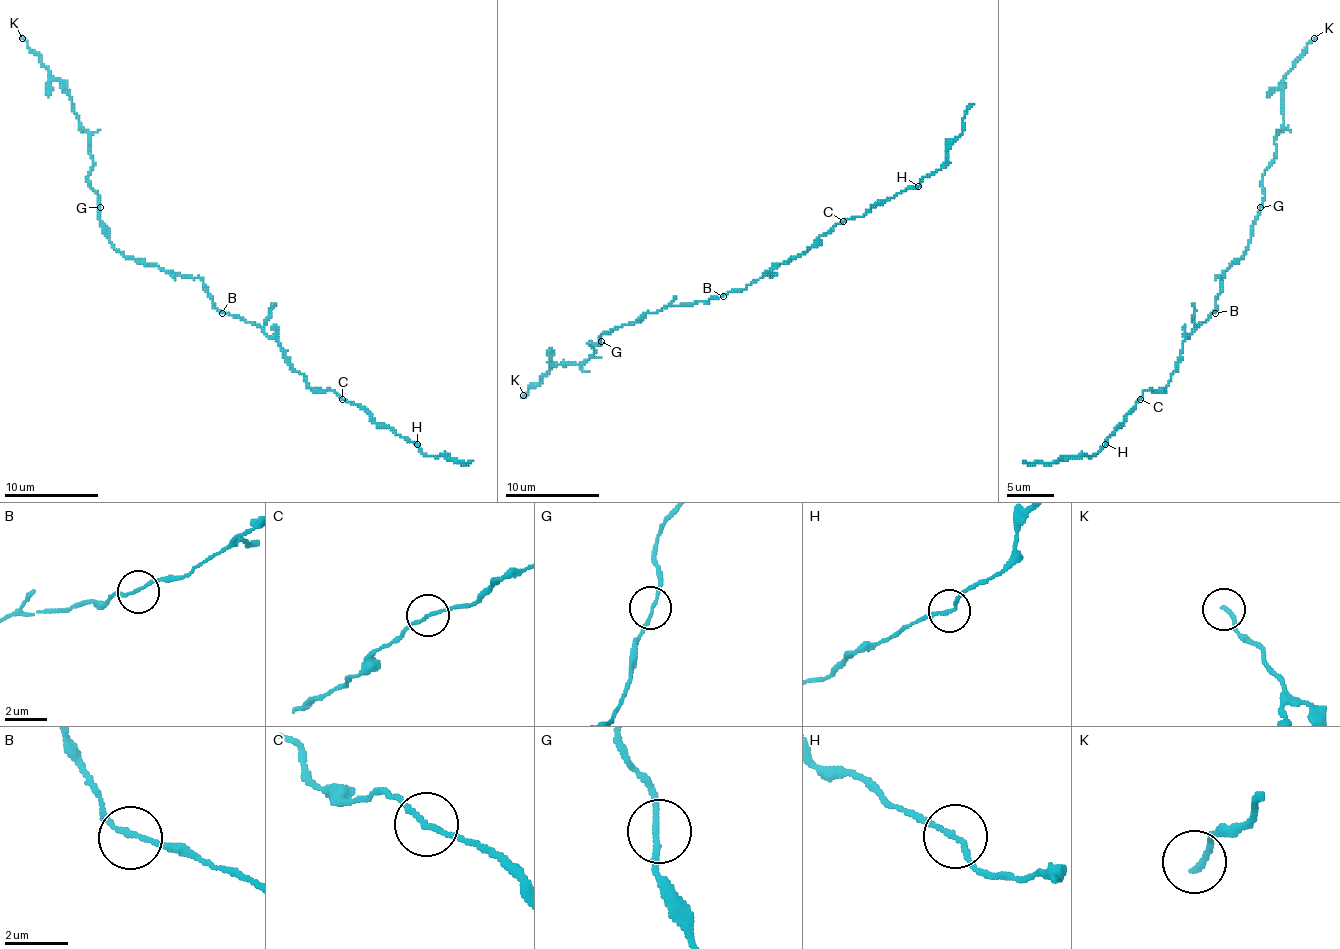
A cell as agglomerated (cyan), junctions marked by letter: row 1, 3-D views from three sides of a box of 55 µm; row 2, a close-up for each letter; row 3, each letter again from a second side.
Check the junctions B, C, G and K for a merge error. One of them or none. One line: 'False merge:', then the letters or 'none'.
False merge: none

